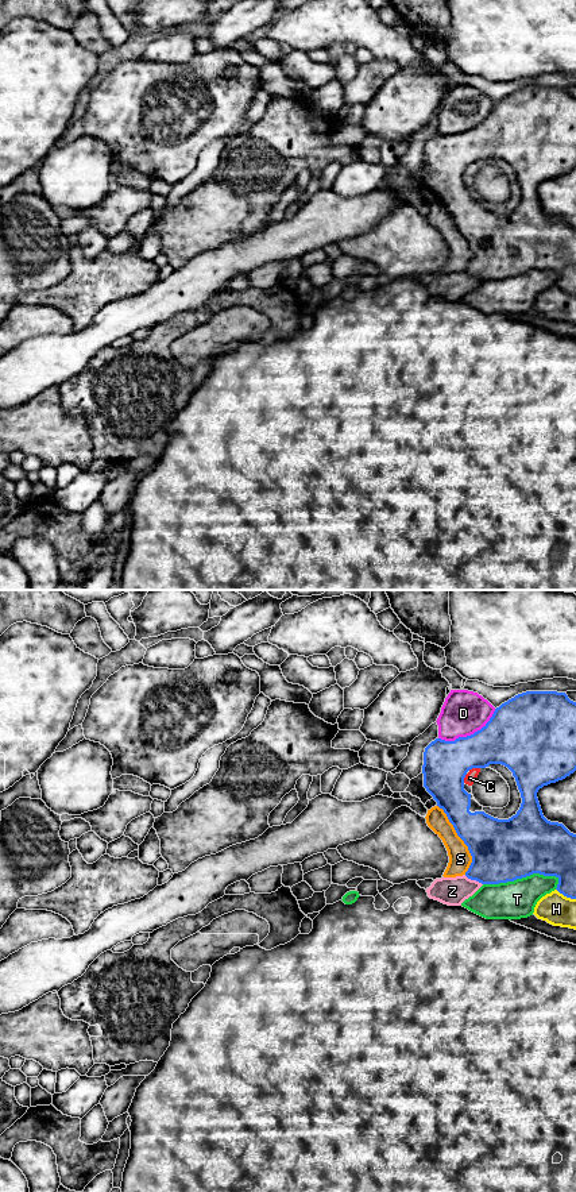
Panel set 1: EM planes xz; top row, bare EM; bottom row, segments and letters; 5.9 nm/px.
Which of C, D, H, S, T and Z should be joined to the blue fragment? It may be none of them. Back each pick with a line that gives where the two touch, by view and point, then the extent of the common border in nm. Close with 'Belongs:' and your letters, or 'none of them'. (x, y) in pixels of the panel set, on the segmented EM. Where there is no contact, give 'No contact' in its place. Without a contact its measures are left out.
Belongs: none of them

